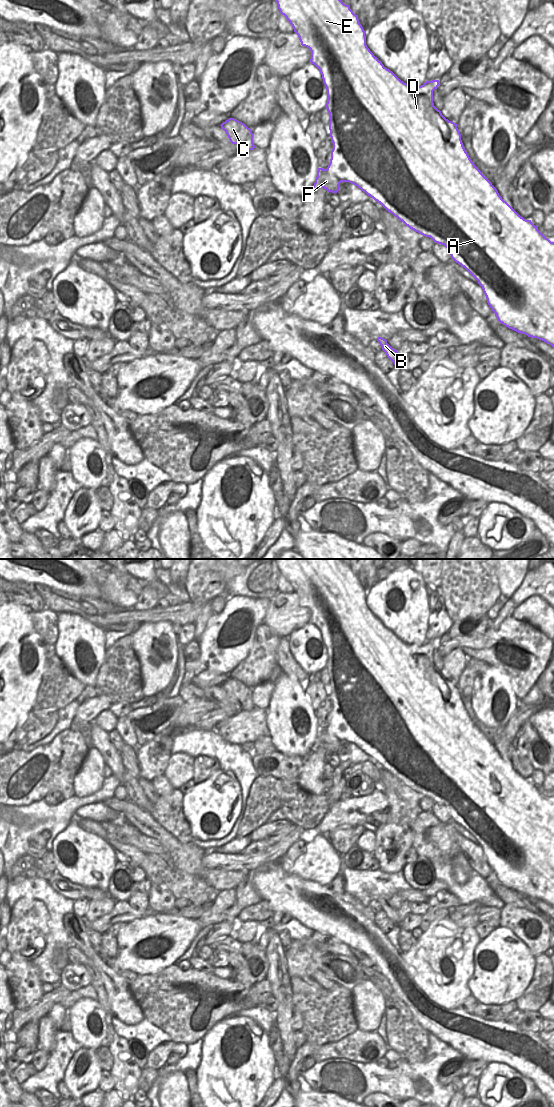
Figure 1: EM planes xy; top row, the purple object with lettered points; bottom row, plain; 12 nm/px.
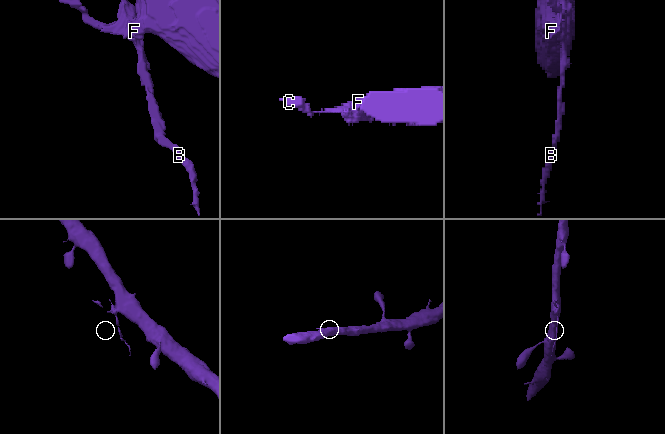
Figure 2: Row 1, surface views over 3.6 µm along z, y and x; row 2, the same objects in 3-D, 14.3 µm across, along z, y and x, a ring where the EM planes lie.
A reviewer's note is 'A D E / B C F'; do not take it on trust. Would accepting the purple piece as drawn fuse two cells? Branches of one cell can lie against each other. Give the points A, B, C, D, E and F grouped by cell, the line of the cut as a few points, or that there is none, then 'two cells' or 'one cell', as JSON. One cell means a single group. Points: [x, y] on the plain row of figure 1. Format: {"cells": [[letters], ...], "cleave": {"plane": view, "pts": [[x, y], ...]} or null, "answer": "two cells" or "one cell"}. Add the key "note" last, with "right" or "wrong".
{"cells": [["A", "D", "E"], ["B", "C", "F"]], "cleave": {"plane": "xy", "pts": [[327, 728], [340, 742]]}, "answer": "two cells", "note": "right"}

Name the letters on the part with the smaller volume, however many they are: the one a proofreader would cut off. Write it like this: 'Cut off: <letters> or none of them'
Cut off: B, C, F

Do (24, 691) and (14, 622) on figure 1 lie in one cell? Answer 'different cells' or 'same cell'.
same cell

